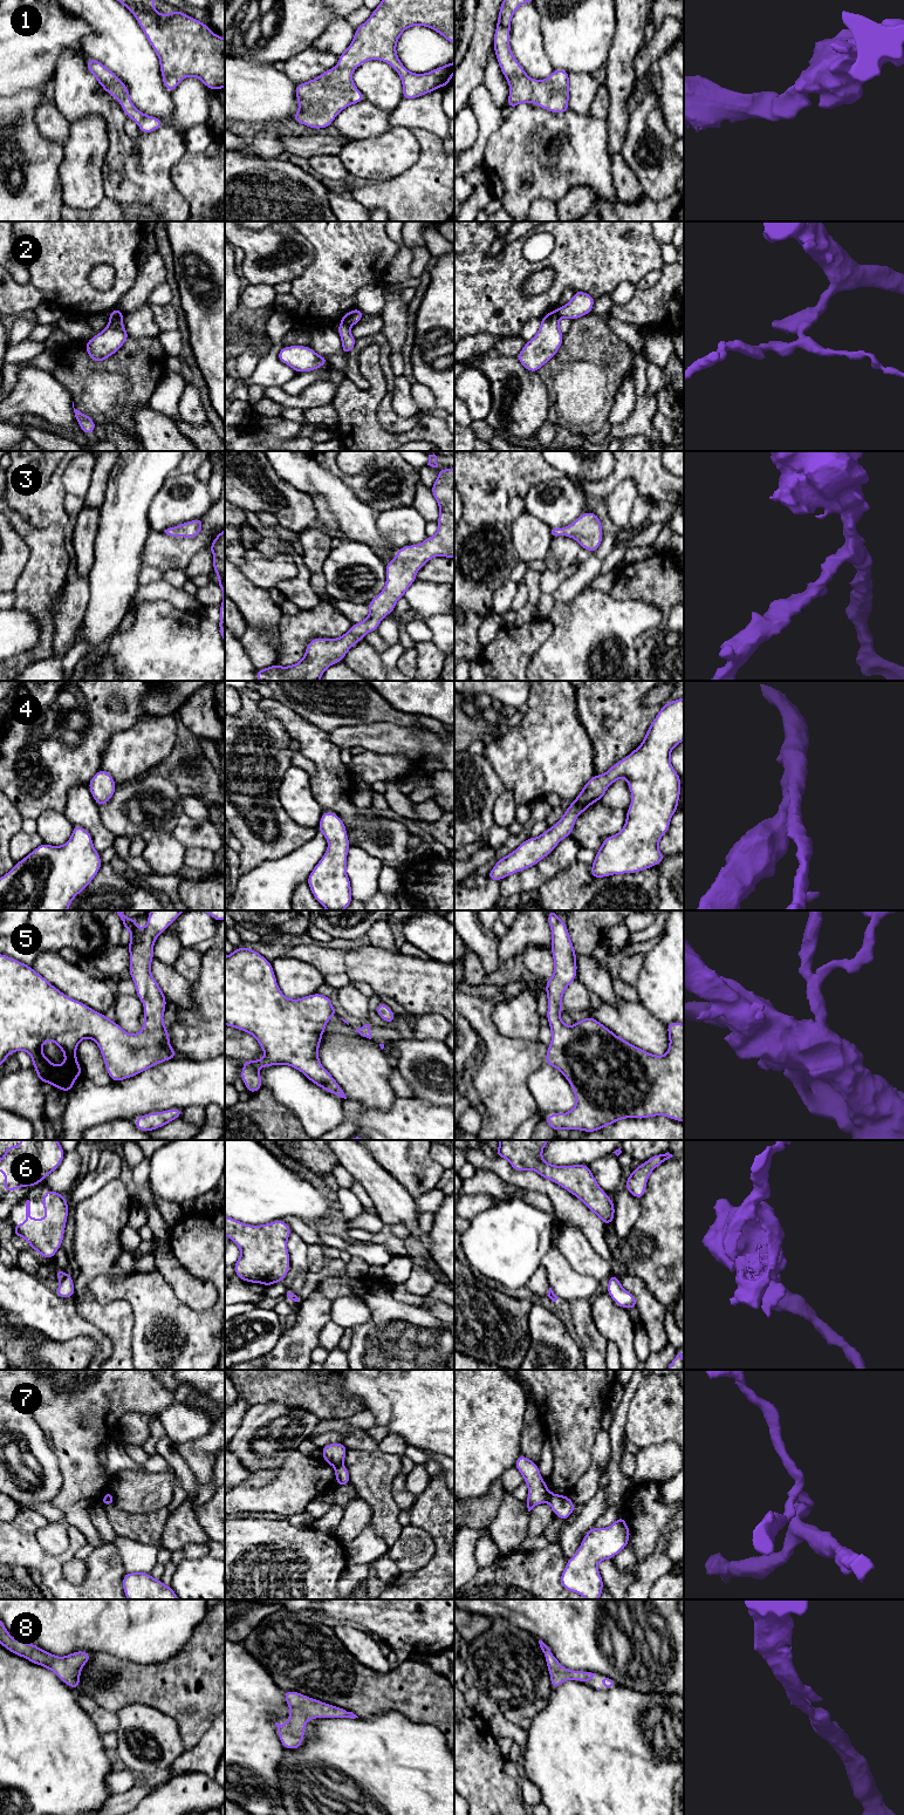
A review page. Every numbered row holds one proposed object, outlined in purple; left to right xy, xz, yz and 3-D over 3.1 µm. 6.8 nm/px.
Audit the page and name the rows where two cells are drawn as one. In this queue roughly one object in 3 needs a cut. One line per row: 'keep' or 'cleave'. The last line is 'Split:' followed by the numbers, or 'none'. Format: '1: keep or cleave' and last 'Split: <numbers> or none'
1: keep
2: cleave
3: keep
4: keep
5: keep
6: cleave
7: cleave
8: keep
Split: 2, 6, 7

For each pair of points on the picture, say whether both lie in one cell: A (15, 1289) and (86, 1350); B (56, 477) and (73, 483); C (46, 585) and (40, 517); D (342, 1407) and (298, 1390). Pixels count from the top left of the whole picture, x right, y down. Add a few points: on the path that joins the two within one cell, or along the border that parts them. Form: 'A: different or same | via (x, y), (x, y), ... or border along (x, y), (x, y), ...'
A: different | border along (49, 1339), (91, 1338), (97, 1344), (98, 1350)
B: different | border along (69, 463), (62, 475), (62, 485), (66, 492)
C: different | border along (25, 519), (36, 527), (57, 524), (64, 543)
D: same | via (331, 1404), (320, 1396), (308, 1392)

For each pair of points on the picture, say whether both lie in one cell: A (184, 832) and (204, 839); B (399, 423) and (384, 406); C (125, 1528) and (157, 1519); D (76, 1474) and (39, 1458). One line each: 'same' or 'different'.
A: same
B: same
C: same
D: different

